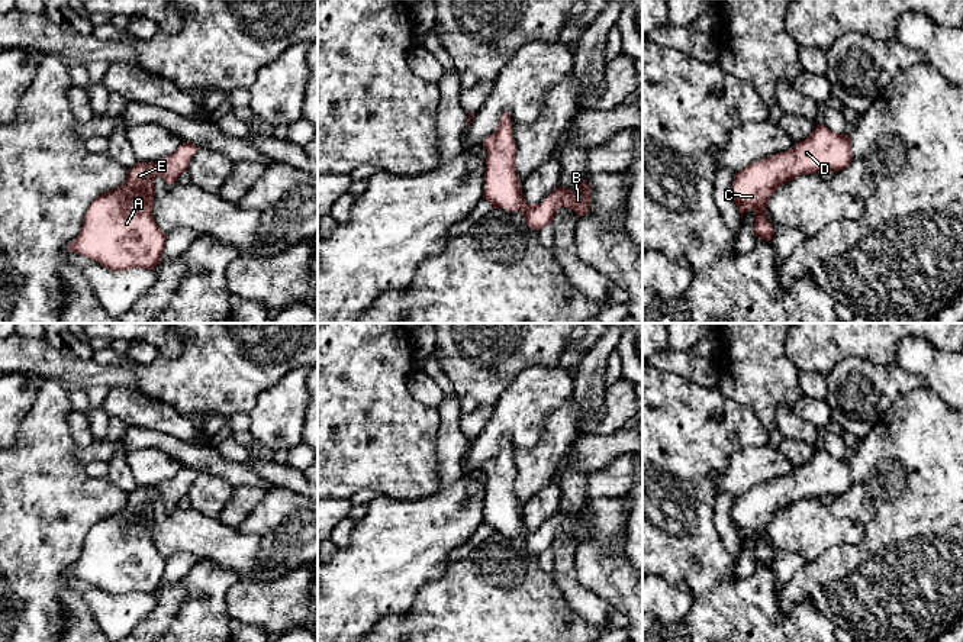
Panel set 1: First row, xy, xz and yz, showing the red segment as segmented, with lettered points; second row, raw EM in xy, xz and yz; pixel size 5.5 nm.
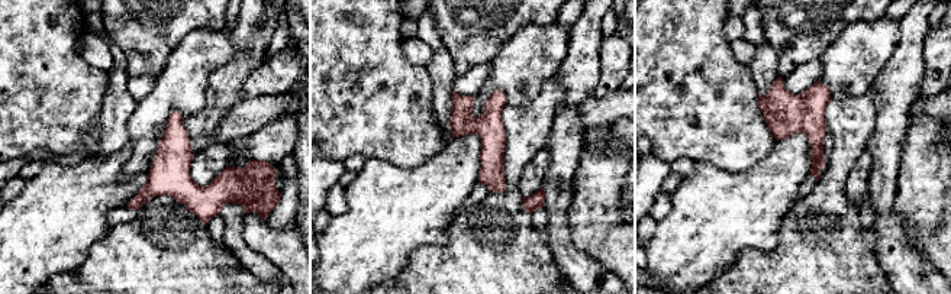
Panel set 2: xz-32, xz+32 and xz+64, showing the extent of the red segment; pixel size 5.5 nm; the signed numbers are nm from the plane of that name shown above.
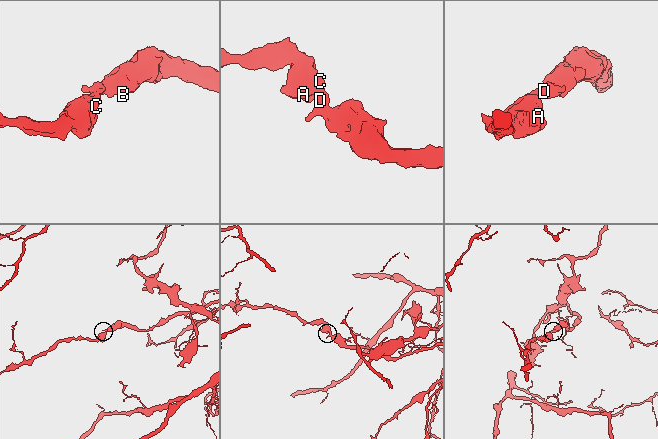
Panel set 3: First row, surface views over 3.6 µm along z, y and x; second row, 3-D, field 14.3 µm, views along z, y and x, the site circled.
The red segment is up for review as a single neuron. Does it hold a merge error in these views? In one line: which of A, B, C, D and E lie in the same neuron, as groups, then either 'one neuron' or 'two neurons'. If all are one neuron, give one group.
A B C D E; one neuron

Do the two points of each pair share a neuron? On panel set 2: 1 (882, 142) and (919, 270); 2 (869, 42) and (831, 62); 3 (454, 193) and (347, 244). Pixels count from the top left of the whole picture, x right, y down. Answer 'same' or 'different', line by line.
1: same
2: same
3: same

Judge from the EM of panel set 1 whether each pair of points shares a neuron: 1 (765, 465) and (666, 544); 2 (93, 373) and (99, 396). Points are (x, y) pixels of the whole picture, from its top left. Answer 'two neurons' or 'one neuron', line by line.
1: two neurons
2: two neurons

